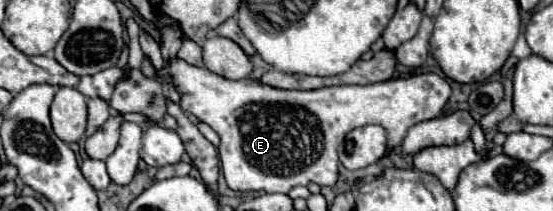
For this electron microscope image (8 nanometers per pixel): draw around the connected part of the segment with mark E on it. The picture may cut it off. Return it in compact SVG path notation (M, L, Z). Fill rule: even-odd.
M174 59L170 67L162 69L160 75L172 73L174 83L182 95L182 109L196 115L202 123L210 125L220 135L220 161L226 183L232 191L266 191L266 193L288 193L296 185L318 183L320 187L334 187L338 181L338 145L344 141L346 133L376 123L388 133L388 145L398 147L408 133L420 121L428 121L440 115L444 103L450 97L450 85L434 75L422 73L406 79L390 79L372 85L342 85L342 87L322 87L312 91L284 91L268 87L254 79L228 81L210 73L208 69L192 67L186 61Z

